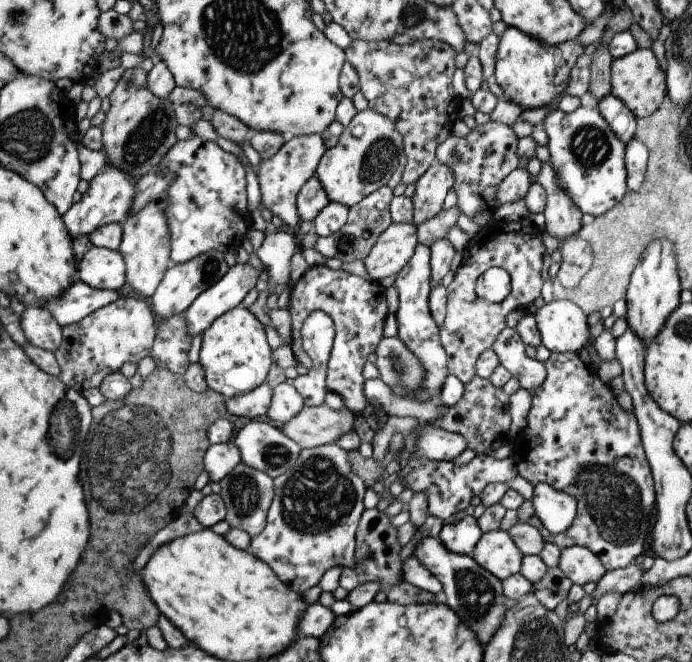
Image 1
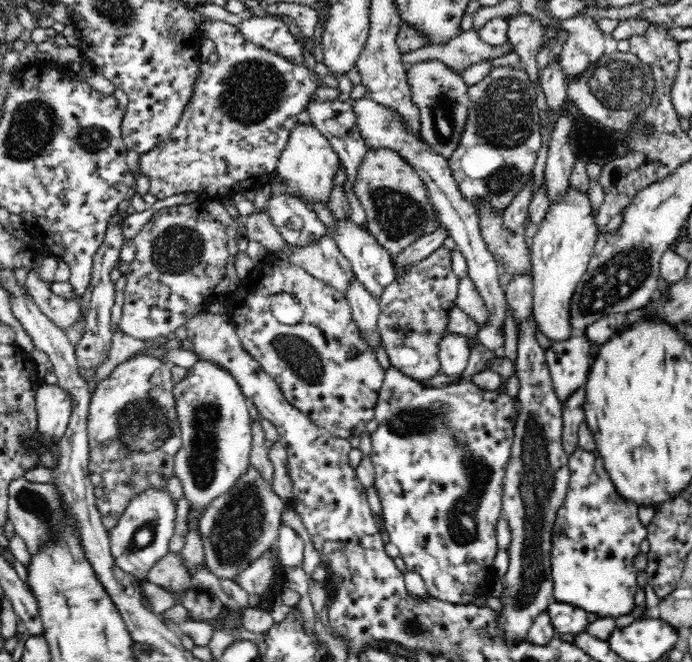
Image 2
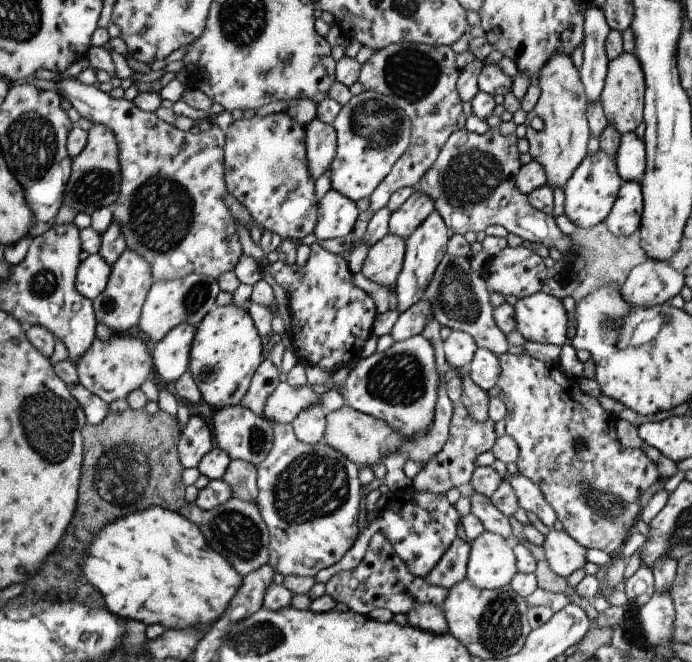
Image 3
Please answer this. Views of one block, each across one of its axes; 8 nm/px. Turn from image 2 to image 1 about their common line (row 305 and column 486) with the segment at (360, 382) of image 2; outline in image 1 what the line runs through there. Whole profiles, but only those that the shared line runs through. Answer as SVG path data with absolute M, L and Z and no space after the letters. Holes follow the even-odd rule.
M527 218L516 222L491 221L488 227L481 227L468 240L468 246L460 252L460 265L446 286L445 316L438 327L437 338L448 355L447 372L455 376L462 385L476 375L475 361L479 354L491 348L497 334L505 328L507 314L511 310L522 311L539 296L545 253L541 233ZM491 267L503 268L510 278L509 296L493 304L477 298L473 290L477 277Z

